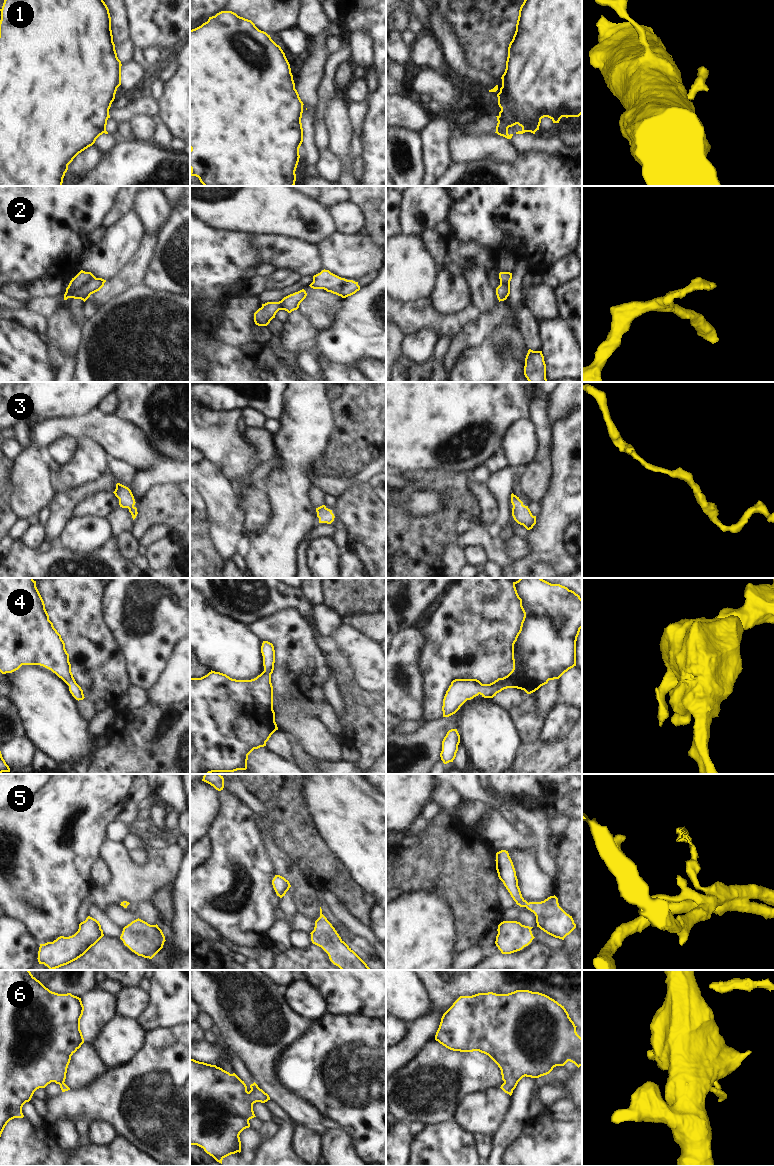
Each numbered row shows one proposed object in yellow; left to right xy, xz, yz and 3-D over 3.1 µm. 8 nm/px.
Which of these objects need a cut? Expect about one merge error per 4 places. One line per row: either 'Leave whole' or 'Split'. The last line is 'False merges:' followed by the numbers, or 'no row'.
1: Split
2: Split
3: Leave whole
4: Leave whole
5: Leave whole
6: Leave whole
False merges: 1, 2

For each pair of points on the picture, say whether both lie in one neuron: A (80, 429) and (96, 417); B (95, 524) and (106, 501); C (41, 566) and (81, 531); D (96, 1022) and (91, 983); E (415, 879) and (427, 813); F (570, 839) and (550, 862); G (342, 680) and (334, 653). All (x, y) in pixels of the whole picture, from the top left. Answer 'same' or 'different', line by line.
A: same
B: different
C: different
D: different
E: different
F: different
G: same

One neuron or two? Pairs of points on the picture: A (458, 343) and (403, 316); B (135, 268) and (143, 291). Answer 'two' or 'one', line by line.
A: two
B: two

